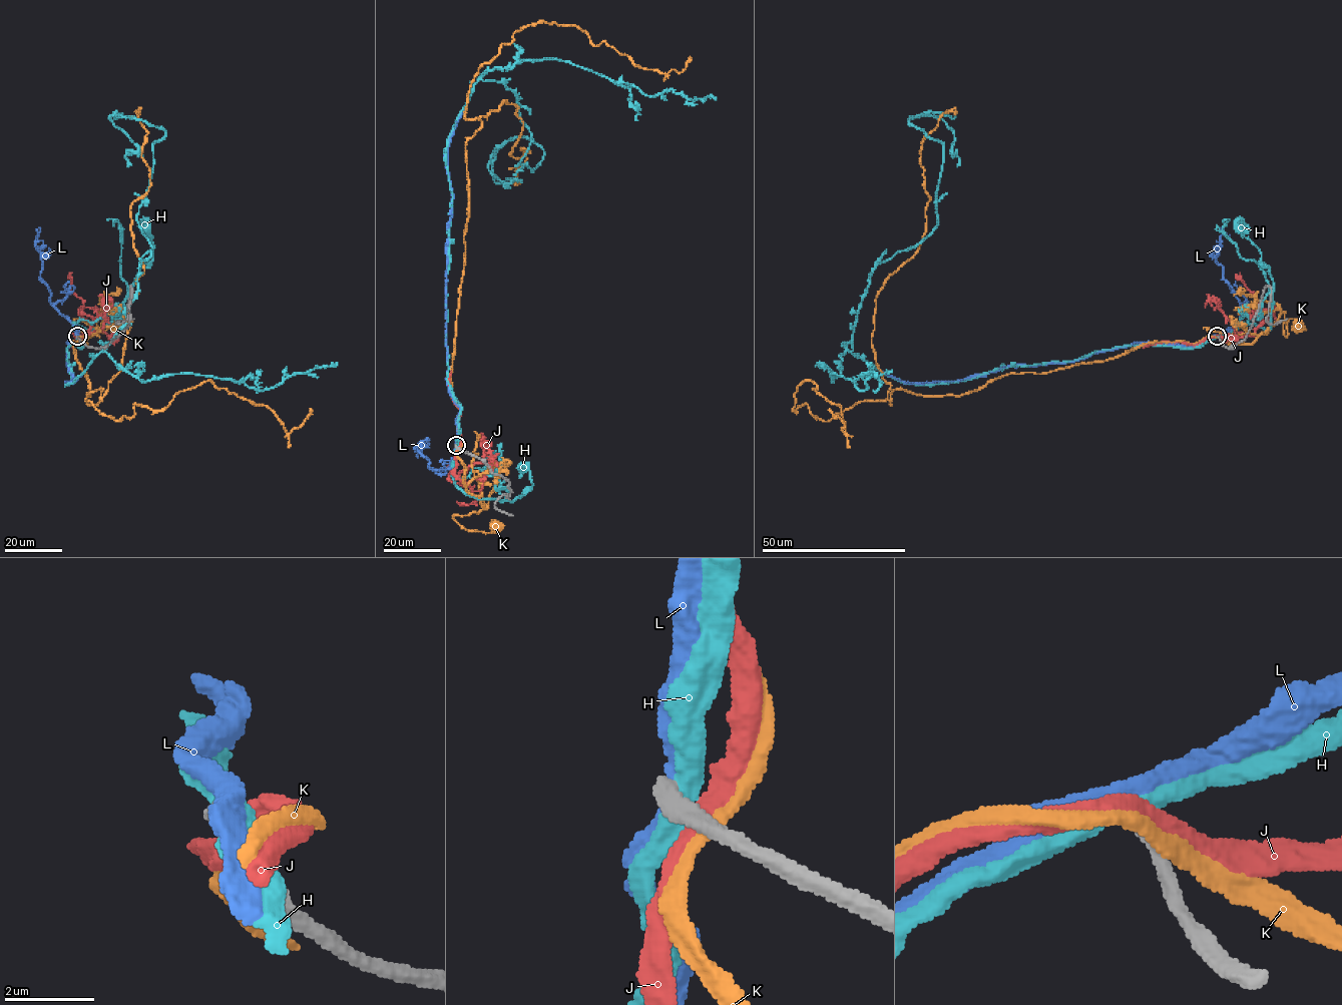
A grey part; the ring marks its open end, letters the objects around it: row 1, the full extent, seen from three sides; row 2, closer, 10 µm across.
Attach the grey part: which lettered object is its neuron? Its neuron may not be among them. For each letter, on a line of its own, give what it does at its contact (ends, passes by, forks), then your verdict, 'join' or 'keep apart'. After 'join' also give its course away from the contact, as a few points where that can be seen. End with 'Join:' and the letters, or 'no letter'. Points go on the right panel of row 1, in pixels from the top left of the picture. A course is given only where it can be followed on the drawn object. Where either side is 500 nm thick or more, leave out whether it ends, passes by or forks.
H: it passes by; keep apart
J: it passes by; keep apart
K: it passes by; keep apart
L: it passes by; keep apart
Join: no letter

